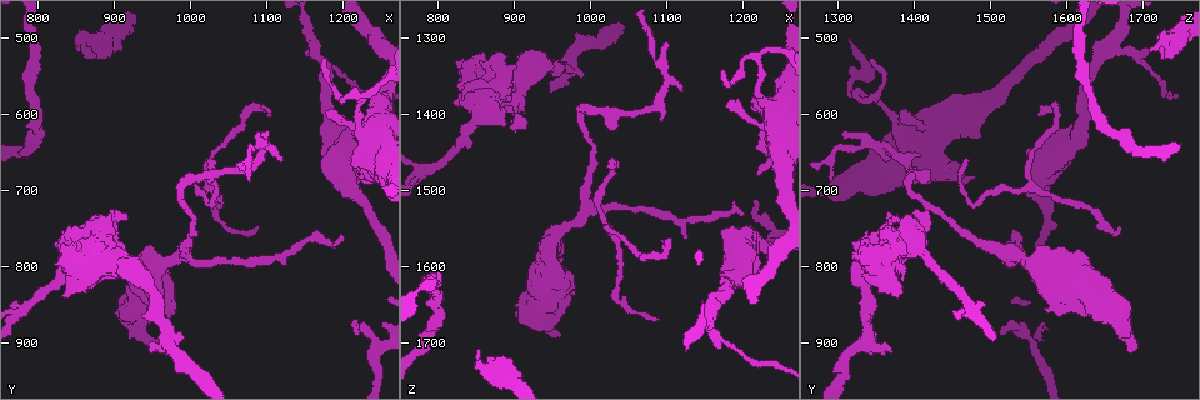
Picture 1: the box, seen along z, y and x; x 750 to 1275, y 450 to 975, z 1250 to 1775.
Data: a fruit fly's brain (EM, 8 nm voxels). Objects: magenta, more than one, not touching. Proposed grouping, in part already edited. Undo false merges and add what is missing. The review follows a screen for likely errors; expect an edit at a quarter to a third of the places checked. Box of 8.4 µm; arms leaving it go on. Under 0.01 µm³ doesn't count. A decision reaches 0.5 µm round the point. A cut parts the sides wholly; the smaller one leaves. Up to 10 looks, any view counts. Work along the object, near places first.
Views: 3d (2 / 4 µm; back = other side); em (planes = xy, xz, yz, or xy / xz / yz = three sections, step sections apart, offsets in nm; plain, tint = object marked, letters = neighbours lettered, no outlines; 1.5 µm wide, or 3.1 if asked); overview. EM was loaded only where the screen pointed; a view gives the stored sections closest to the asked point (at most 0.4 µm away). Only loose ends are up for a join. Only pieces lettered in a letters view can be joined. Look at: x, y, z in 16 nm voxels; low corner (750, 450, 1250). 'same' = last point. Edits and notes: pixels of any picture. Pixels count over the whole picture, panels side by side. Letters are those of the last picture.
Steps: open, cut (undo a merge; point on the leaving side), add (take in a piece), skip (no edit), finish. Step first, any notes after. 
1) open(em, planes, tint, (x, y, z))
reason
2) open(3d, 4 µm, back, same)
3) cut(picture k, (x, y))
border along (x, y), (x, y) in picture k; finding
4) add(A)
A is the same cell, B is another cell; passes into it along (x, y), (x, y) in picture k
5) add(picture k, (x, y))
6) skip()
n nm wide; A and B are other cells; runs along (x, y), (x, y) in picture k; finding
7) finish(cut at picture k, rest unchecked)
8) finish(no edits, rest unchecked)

open(3d, 2 µm, (830, 835, 1380))
branch stops here

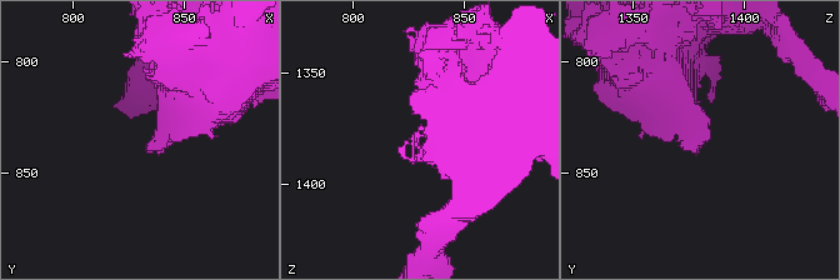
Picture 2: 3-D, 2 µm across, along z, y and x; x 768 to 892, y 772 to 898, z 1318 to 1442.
open(em, yz, step 8, tint, (833, 838, 1380))

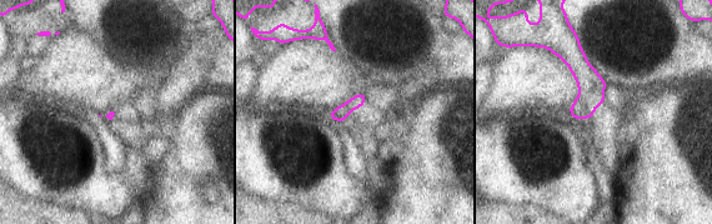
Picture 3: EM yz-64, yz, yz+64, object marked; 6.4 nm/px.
open(em, yz, step 8, letters, same)

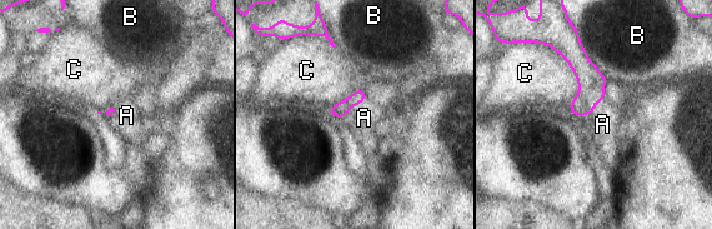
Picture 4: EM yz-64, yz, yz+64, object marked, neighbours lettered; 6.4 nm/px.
add(A)
A is the same cell, B and C are other cells; passes into it along (591, 81), (591, 113), (602, 124) in picture 4; it goes on there

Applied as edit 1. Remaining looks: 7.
open(em, planes, letters, (1100, 625, 1300))

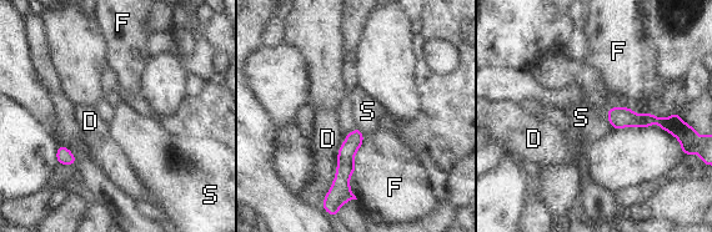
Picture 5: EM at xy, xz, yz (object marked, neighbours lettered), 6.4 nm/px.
skip()
D, F and S are other cells; runs along (356, 132), (342, 177), (334, 186) in picture 5; none of them fits

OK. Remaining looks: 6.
open(3d, 4 µm, (1030, 655, 1475))
tapers out

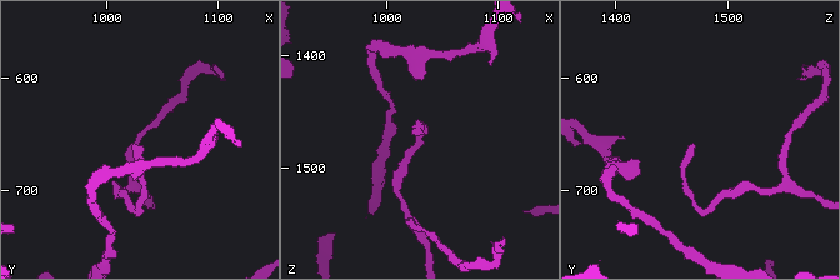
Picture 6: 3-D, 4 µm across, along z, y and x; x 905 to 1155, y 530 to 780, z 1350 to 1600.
open(em, planes, letters, (1032, 660, 1472))
shape alone is not enough

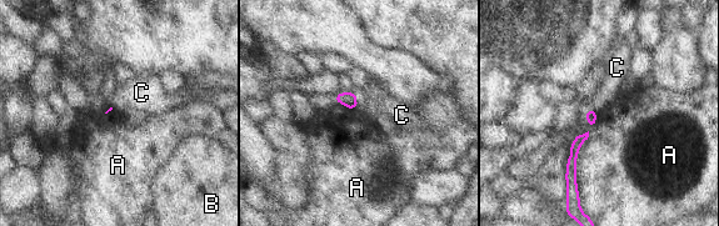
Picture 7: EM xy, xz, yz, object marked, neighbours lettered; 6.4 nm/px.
skip()
A, B and C are other cells; border along (358, 95), (358, 105), (354, 109) in picture 7; no lettered piece goes on from it

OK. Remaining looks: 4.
open(em, xy, step 4, tint, (1105, 600, 1560))
thin end

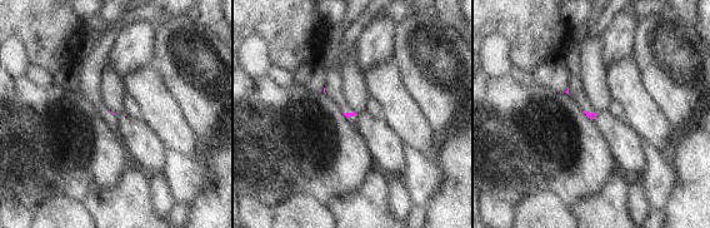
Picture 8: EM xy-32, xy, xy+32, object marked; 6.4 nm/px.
open(em, planes, letters, same)
cut it another way

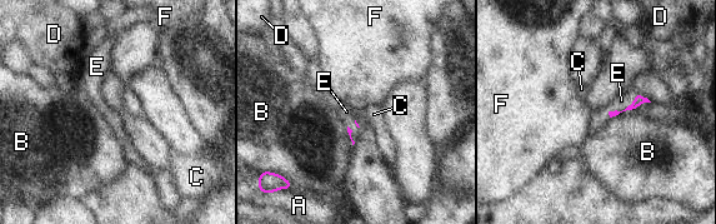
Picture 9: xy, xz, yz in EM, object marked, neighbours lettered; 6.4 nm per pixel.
add(E)
E is the same cell, A, B, C, D and F are other cells; passes into it along (639, 99), (625, 109), (621, 100) in picture 9; it goes on there

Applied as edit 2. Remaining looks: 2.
finish(add at picture 4, add at picture 9, rest unchecked)

